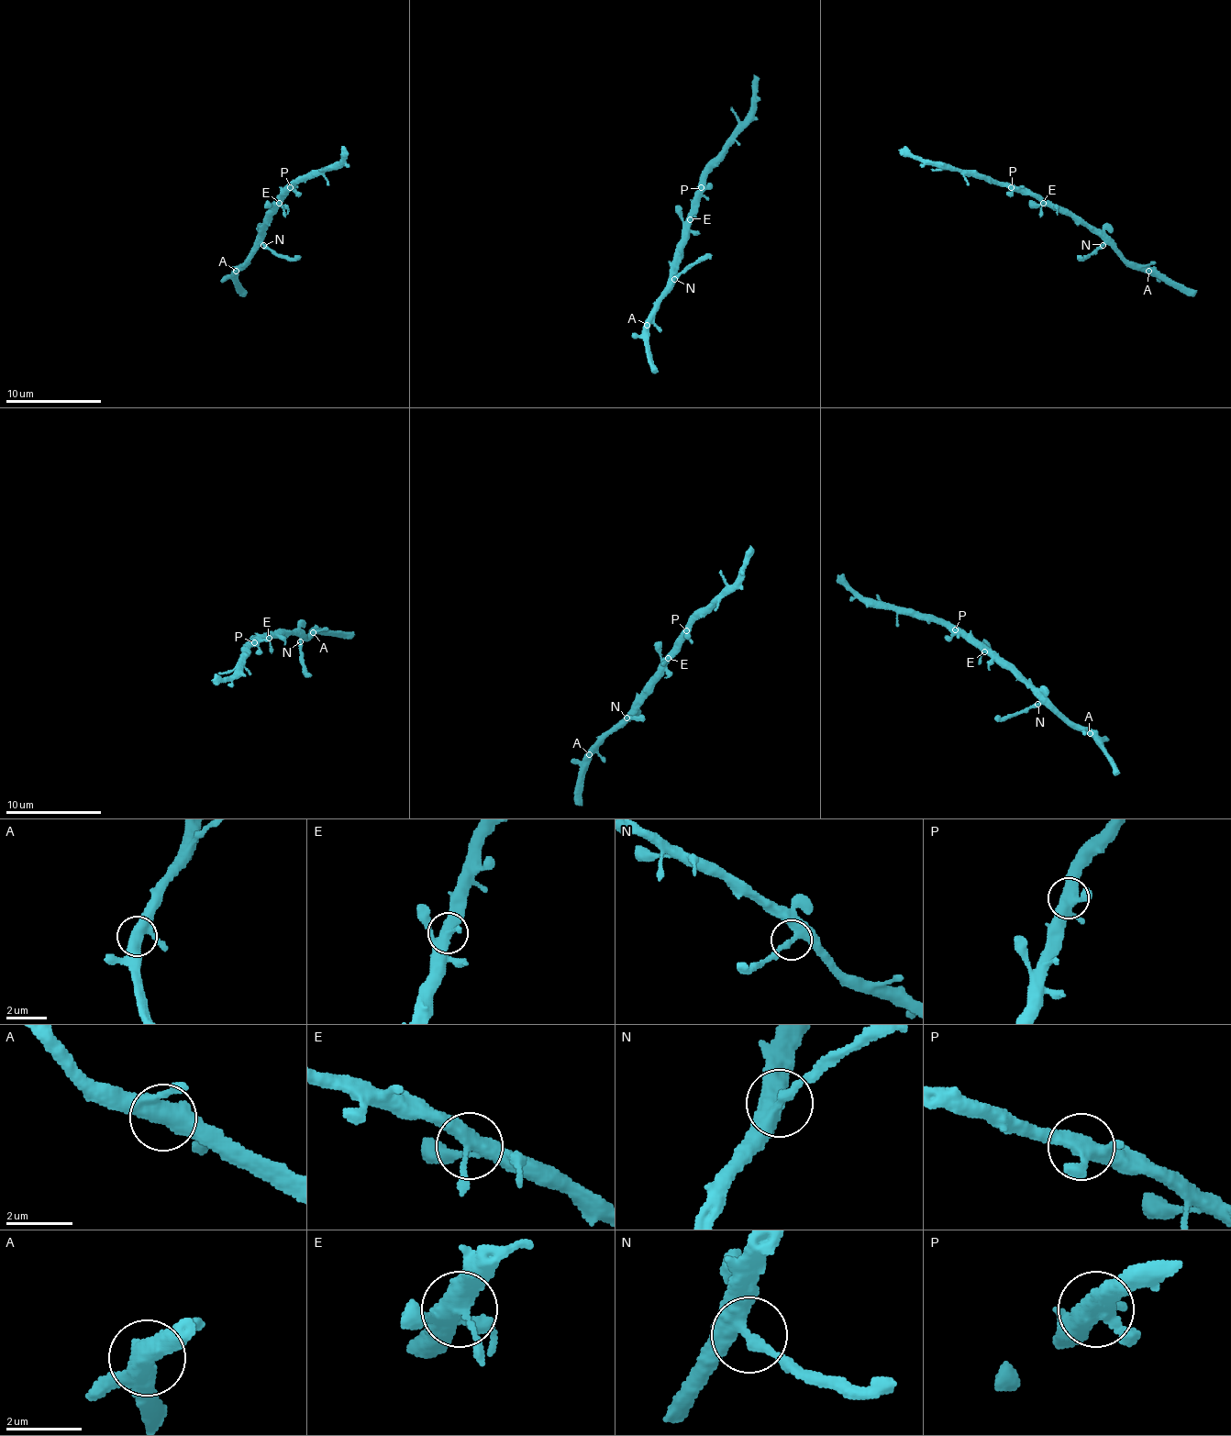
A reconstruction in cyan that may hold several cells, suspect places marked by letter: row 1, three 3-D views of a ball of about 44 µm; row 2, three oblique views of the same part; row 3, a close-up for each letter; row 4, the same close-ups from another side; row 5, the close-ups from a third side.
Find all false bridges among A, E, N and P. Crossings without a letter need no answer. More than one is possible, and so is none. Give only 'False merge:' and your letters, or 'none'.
False merge: N

